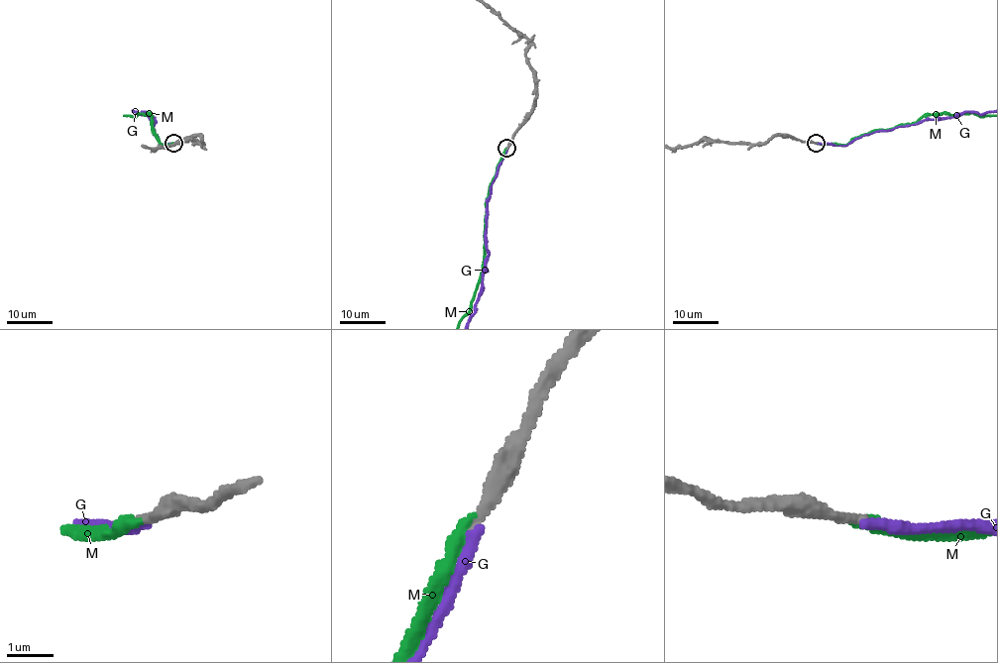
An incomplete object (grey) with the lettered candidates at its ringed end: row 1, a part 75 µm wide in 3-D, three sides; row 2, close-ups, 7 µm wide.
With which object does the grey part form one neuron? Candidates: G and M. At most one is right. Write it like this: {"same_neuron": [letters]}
{"same_neuron": ["M"]}

